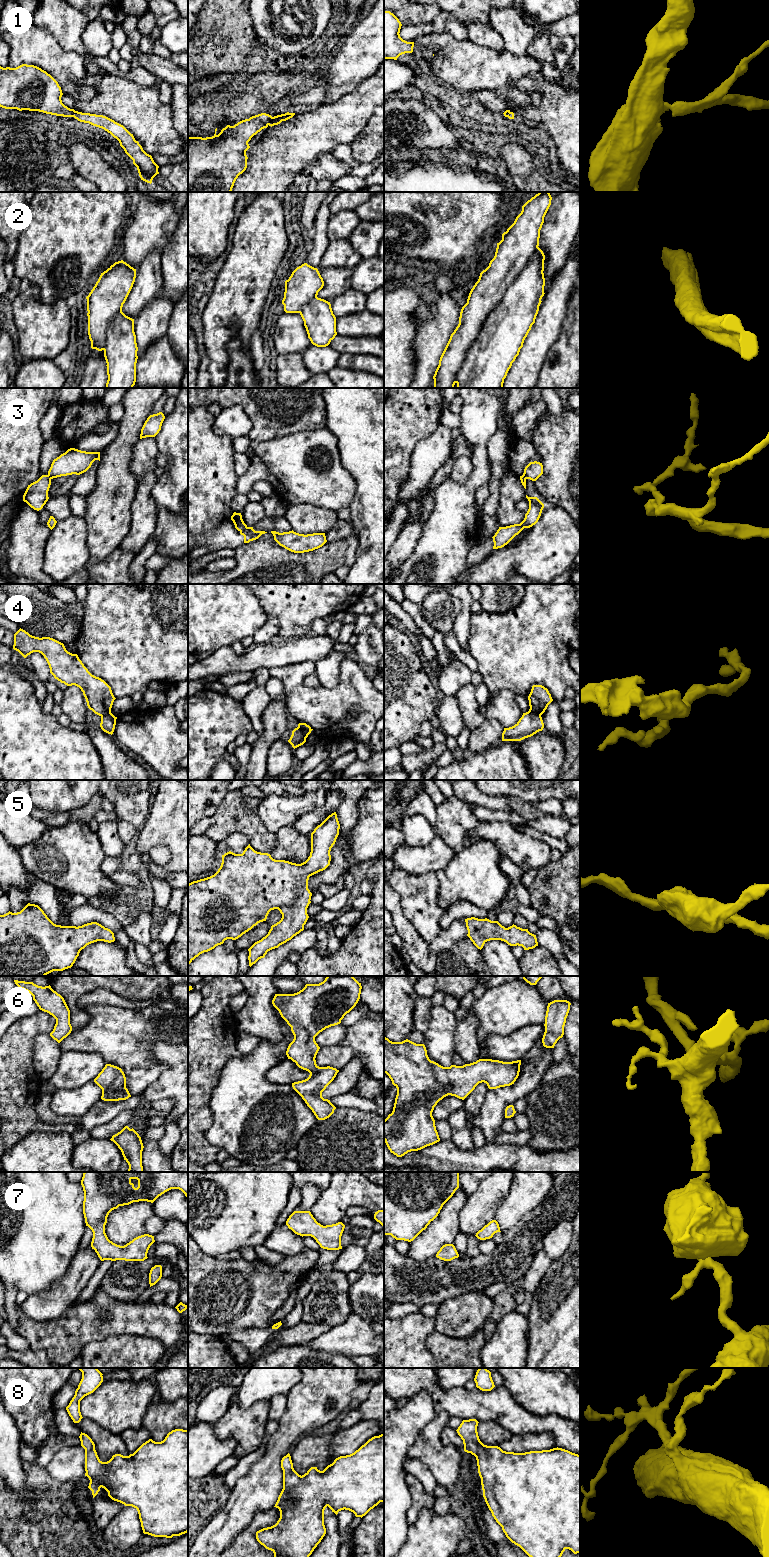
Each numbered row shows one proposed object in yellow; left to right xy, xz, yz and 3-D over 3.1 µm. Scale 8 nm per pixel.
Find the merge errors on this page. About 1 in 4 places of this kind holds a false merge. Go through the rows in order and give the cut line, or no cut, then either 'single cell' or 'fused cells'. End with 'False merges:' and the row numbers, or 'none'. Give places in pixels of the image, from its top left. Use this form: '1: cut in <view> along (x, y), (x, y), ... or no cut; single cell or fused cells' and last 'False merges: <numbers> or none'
1: no cut; single cell
2: cut in yz along (538, 247), (485, 321), (455, 382); fused cells
3: cut in xz along (247, 527), (240, 531); fused cells
4: cut in yz along (529, 710), (540, 715); fused cells
5: no cut; single cell
6: no cut; single cell
7: no cut; single cell
8: no cut; single cell
False merges: 2, 3, 4

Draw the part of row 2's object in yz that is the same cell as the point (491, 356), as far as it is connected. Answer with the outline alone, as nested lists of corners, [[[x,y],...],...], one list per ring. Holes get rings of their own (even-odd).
[[[538,247],[530,262],[508,287],[500,304],[491,312],[457,375],[457,388],[503,388],[504,379],[535,323],[545,294],[544,260],[545,255]]]

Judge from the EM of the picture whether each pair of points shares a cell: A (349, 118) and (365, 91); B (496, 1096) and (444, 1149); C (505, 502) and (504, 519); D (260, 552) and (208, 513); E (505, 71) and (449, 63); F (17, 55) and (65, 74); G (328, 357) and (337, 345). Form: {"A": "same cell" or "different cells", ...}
{"A": "same cell", "B": "different cells", "C": "same cell", "D": "different cells", "E": "same cell", "F": "same cell", "G": "different cells"}

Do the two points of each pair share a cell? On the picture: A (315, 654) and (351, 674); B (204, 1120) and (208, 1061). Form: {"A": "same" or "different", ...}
{"A": "different", "B": "same"}

